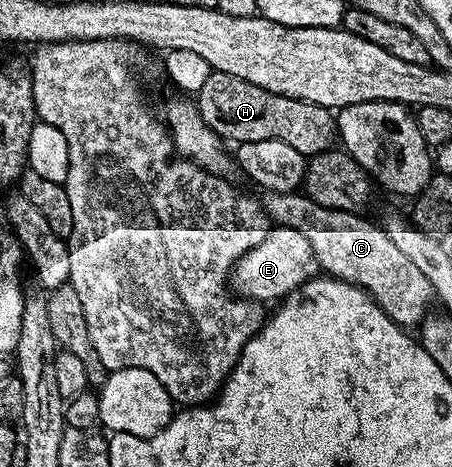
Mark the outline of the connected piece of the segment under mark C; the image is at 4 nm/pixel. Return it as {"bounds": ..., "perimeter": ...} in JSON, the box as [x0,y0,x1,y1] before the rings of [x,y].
{"bounds":[261,191,433,326],"perimeter":[[[298,191],[267,192],[264,197],[261,203],[276,225],[296,228],[309,238],[311,252],[326,275],[362,288],[395,324],[415,326],[426,316],[433,304],[429,278],[425,278],[425,274],[421,274],[421,270],[417,270],[417,266],[413,266],[413,262],[409,262],[409,258],[405,258],[393,242],[389,242],[378,223],[370,224],[355,212],[342,212],[340,208],[314,204],[306,194]]]}

